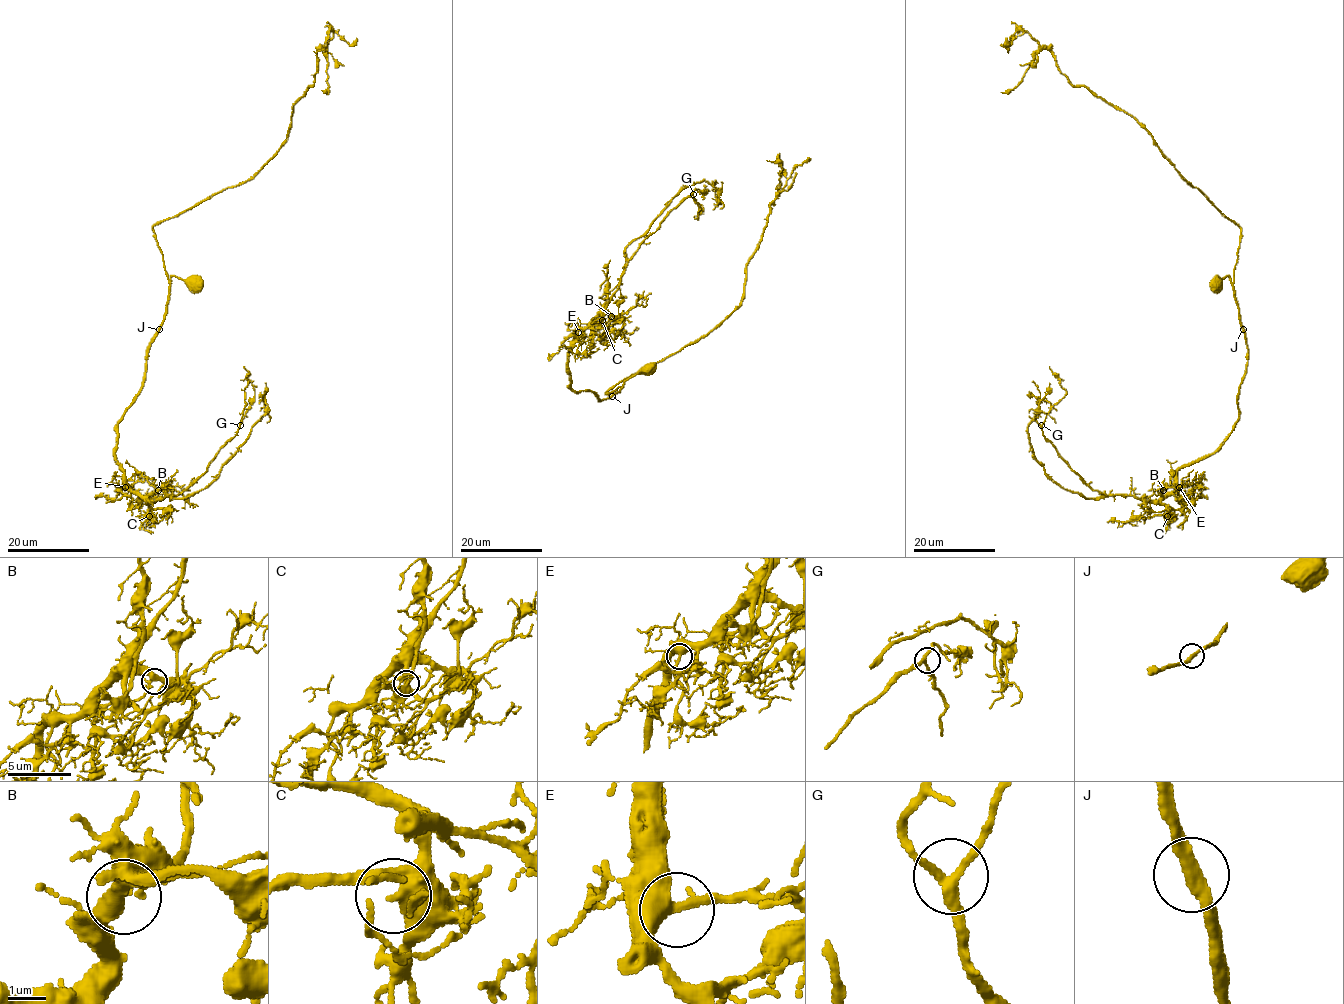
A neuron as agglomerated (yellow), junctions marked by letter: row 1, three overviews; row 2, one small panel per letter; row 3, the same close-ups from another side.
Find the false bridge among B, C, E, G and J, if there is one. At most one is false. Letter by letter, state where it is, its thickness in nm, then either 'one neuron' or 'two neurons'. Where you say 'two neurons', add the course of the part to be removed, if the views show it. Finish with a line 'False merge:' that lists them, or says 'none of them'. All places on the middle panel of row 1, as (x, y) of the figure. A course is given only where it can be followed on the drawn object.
B: (611, 316) | 360 nm | one neuron
C: (602, 320) | 480 nm | one neuron
E: (578, 332) | 480 nm | one neuron
G: (693, 194) | 240 nm | one neuron
J: (612, 396) | 320 nm | one neuron
False merge: none of them

